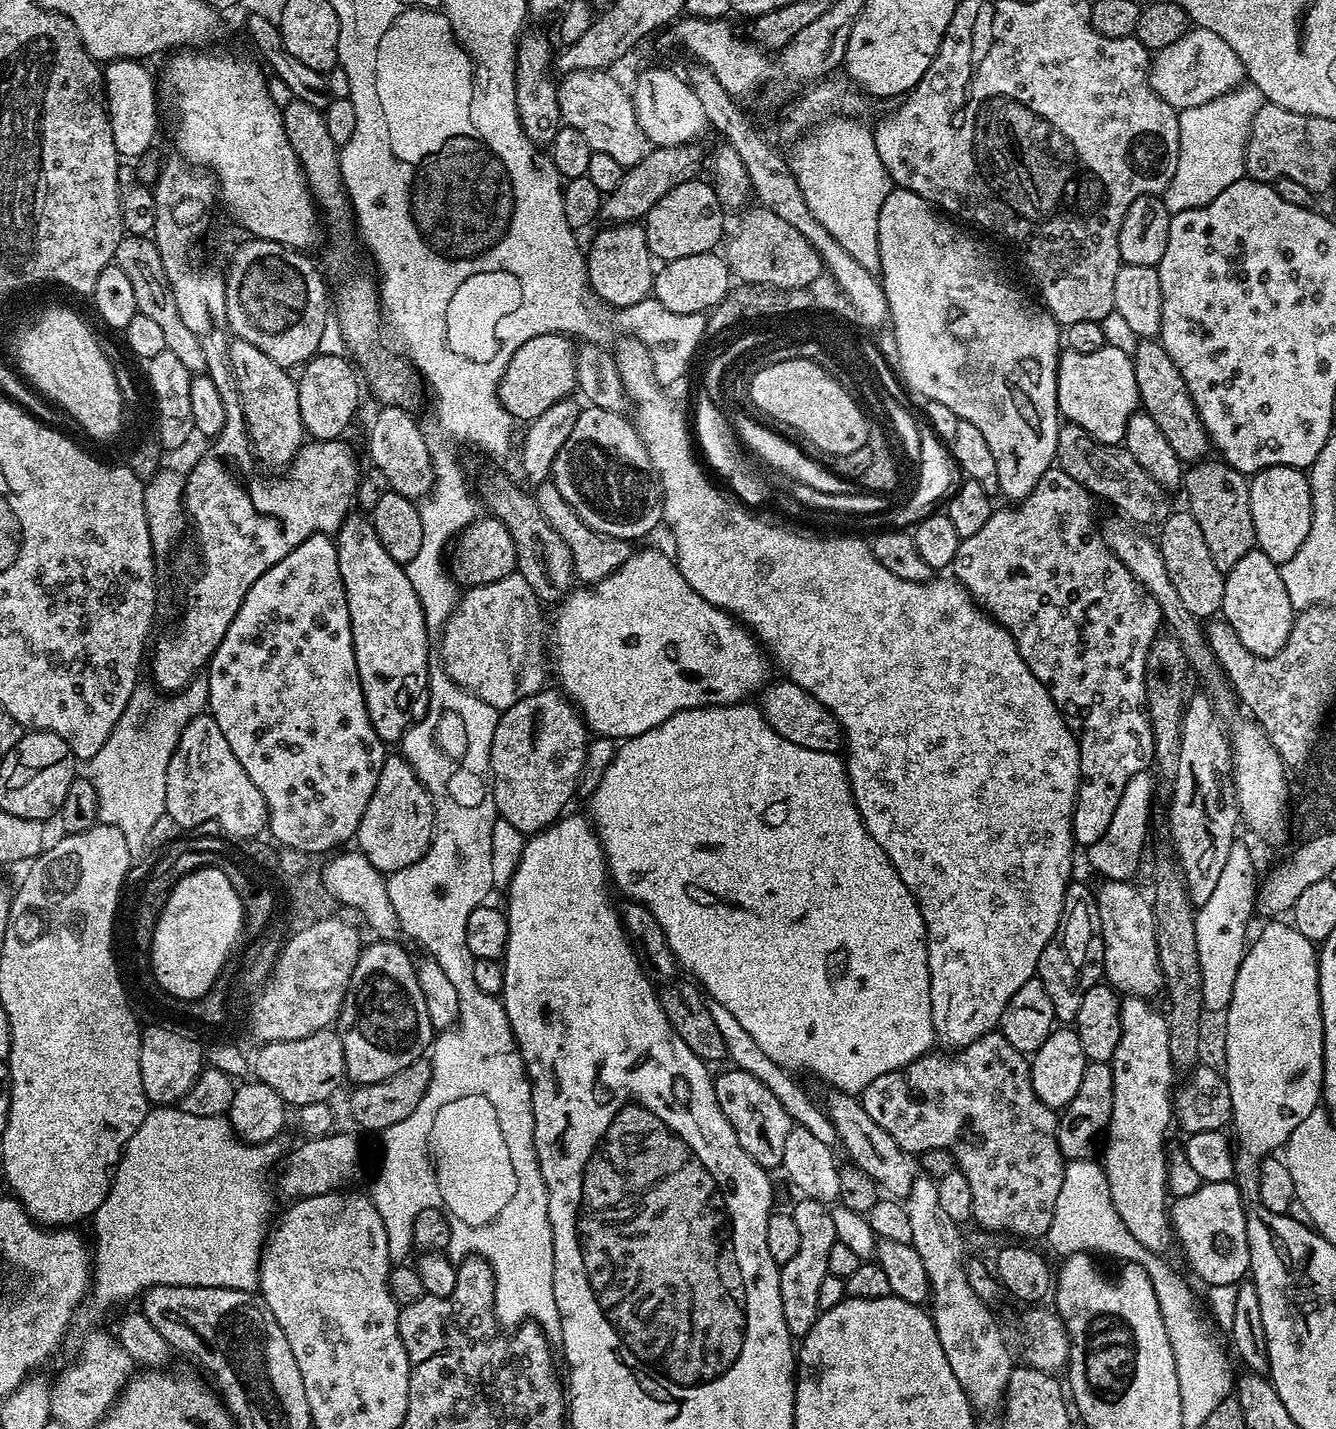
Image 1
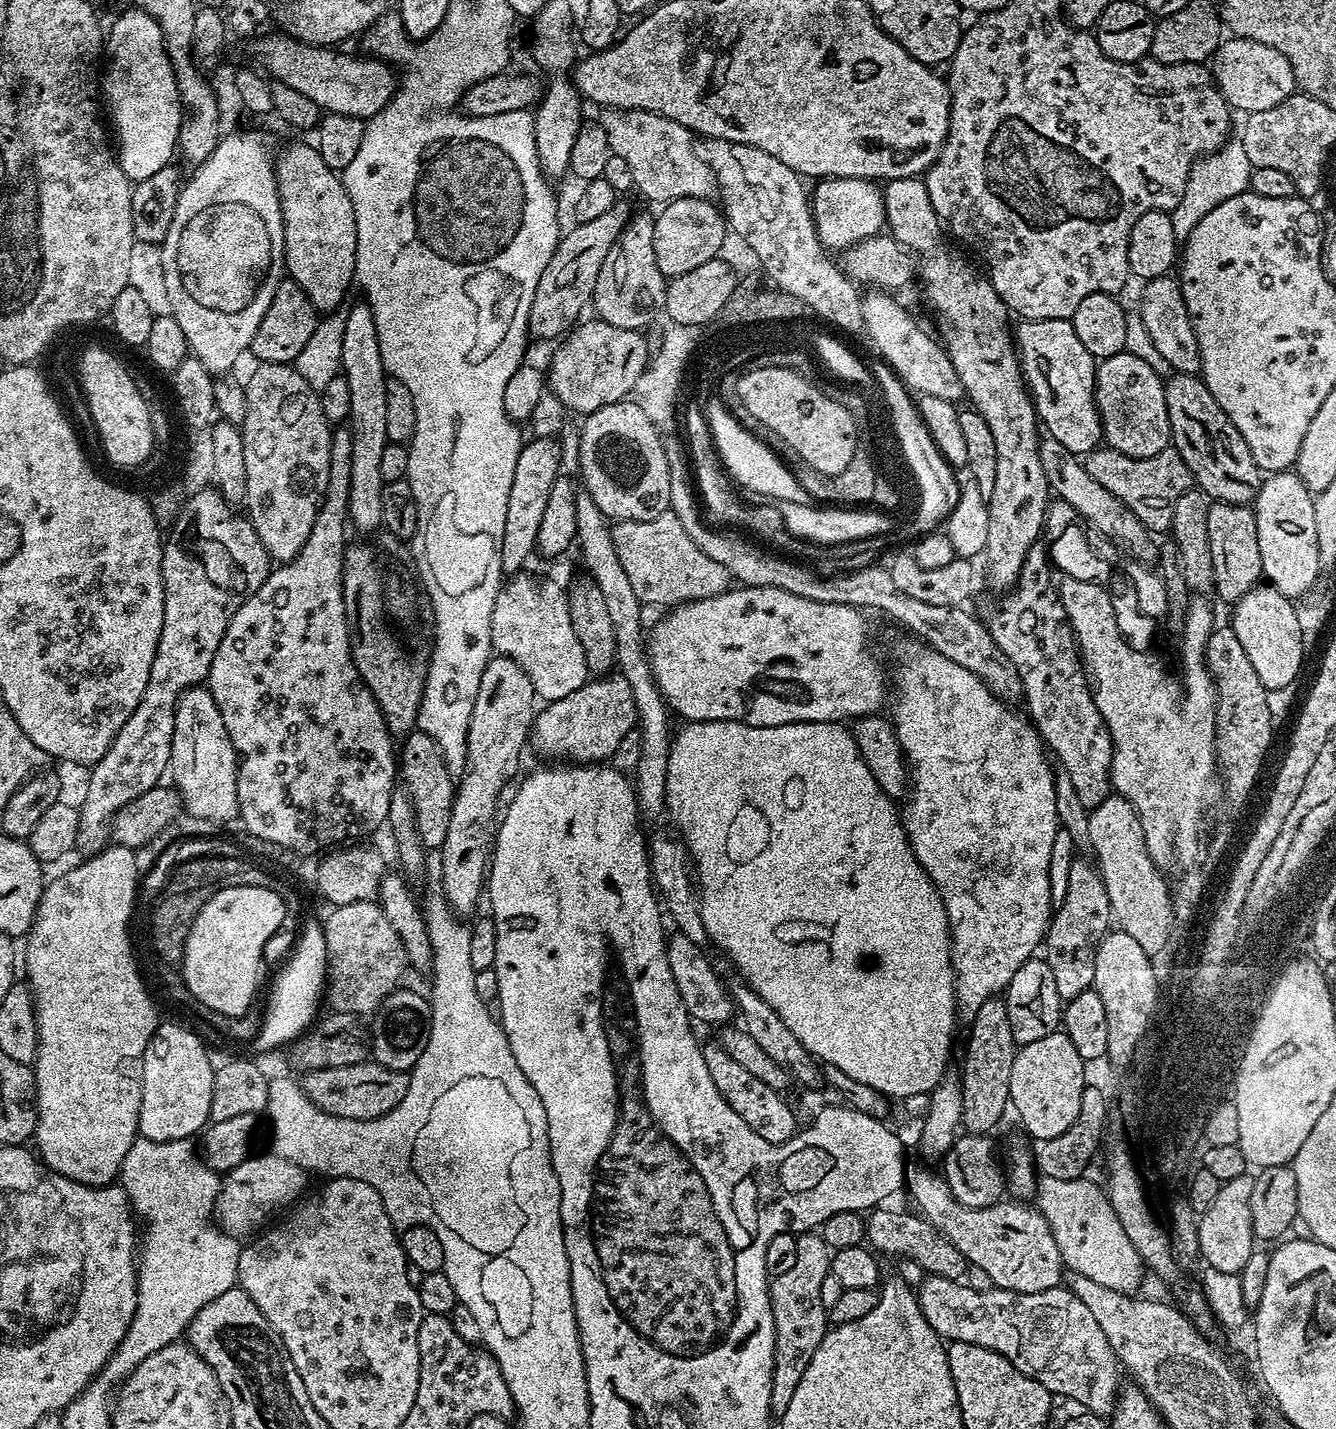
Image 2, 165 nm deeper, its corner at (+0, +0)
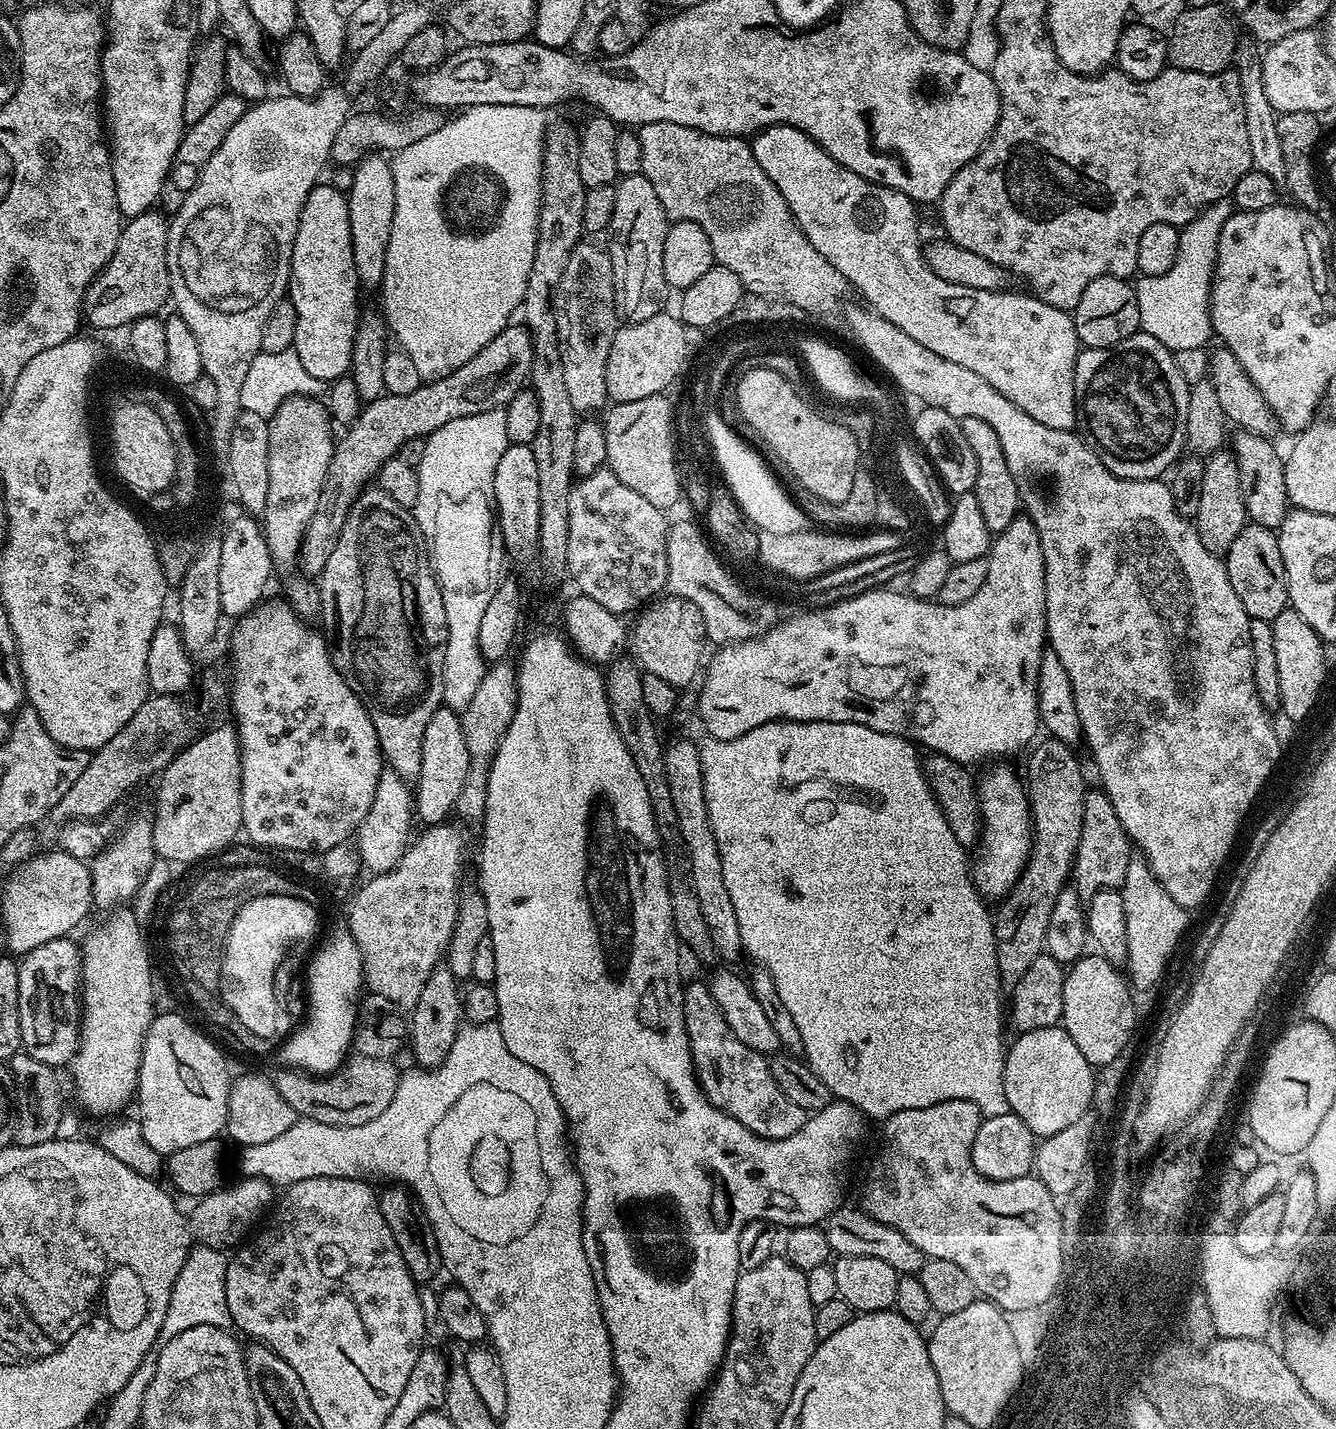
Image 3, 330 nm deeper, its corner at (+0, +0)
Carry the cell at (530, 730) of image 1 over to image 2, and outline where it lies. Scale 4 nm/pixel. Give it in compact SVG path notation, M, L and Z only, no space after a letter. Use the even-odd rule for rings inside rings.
M612 674L607 678L589 679L588 683L574 690L574 694L545 703L533 719L530 740L544 756L565 756L563 759L568 762L604 762L607 756L614 755L623 746L628 731L631 728L633 731L637 724L634 690L626 678Z

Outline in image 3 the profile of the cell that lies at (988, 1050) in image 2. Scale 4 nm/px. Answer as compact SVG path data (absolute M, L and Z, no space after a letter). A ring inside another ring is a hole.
M1054 737L1042 740L1031 749L1026 775L1032 816L1031 854L1018 883L1003 899L993 921L1000 983L1008 990L1015 988L1034 959L1043 955L1050 915L1058 894L1069 883L1082 832L1086 785L1075 749Z

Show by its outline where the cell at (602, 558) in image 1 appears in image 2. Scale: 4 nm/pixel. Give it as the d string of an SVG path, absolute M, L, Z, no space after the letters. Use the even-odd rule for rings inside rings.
M671 510L657 520L621 520L611 525L611 531L618 561L641 605L675 606L729 591L728 571L698 548Z

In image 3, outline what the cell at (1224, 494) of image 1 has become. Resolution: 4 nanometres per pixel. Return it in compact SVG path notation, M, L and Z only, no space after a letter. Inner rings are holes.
M1251 522L1245 524L1238 538L1234 538L1234 543L1223 561L1230 578L1230 586L1234 586L1238 602L1242 602L1246 614L1252 619L1271 622L1289 607L1286 566L1282 562L1282 550L1278 550L1278 538L1273 529Z

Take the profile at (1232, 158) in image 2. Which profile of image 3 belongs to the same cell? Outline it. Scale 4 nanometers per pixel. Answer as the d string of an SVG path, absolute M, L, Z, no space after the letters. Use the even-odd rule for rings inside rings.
M1231 199L1219 200L1201 210L1198 218L1194 218L1180 229L1178 258L1174 258L1174 266L1170 266L1170 270L1166 270L1164 276L1140 276L1135 281L1140 331L1161 340L1173 354L1178 350L1204 348L1207 340L1213 339L1212 315L1208 312L1208 302L1212 291L1213 271L1216 269L1218 238L1222 238L1222 226L1226 226L1233 211L1234 205Z

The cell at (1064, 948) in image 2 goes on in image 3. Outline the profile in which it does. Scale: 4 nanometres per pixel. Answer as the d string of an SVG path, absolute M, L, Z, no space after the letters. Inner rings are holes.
M1102 790L1085 791L1085 806L1082 810L1082 832L1078 841L1076 859L1072 863L1071 883L1081 900L1087 902L1103 888L1123 889L1126 866L1130 866L1134 845L1129 840L1110 798Z

